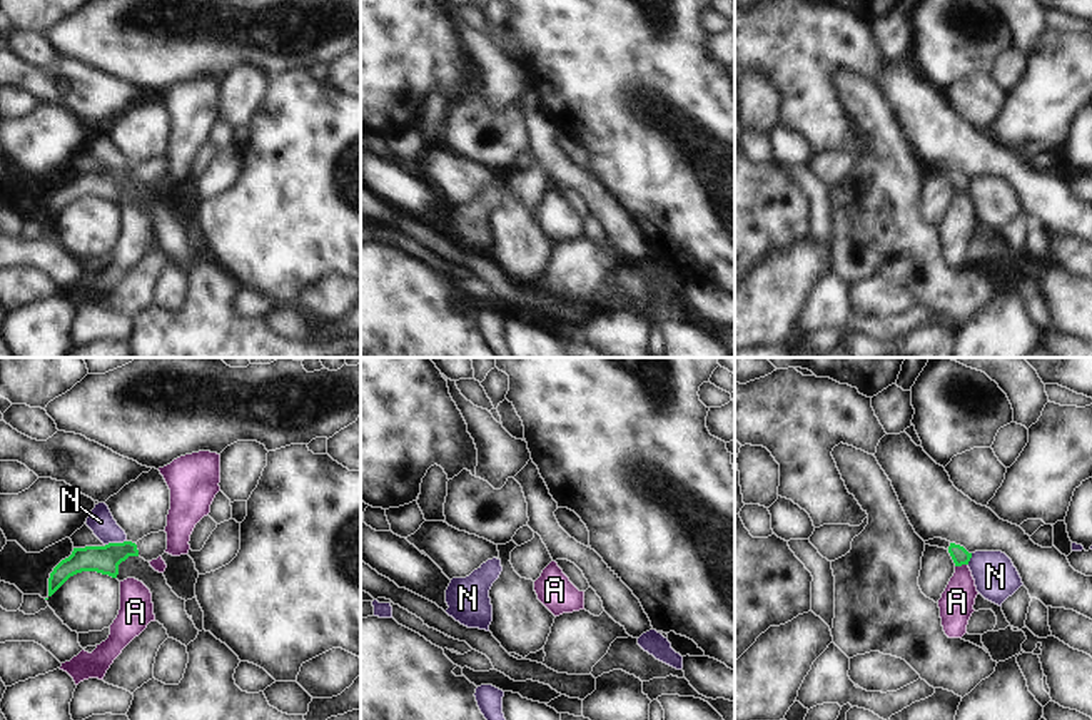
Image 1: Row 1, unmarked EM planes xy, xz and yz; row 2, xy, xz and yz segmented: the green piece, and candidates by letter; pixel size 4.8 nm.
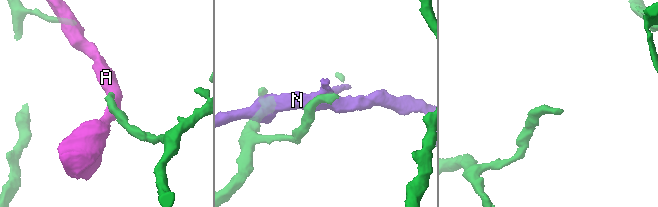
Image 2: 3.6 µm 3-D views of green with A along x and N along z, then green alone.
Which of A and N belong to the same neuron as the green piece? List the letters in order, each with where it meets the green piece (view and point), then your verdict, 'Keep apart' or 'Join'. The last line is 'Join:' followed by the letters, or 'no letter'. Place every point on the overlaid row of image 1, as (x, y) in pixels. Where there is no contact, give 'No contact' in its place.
A: Touches green at yz (960, 565). Keep apart
N: Touches green at xy (116, 543). Keep apart
Join: no letter.

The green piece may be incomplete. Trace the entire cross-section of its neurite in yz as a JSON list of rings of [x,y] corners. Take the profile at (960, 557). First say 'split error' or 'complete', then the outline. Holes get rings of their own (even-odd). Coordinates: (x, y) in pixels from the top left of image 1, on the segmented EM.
split error; [[[942,538],[928,540],[928,541],[925,541],[925,545],[945,548],[950,553],[955,566],[968,565],[968,561],[972,558],[972,553],[968,553],[963,546],[950,543]]]

